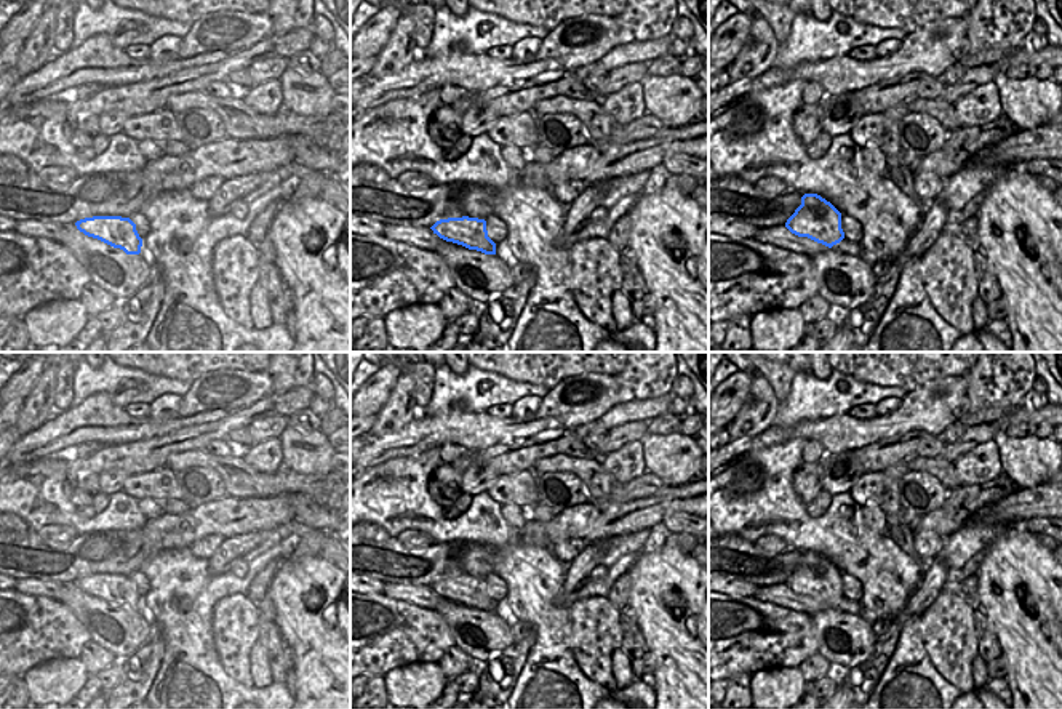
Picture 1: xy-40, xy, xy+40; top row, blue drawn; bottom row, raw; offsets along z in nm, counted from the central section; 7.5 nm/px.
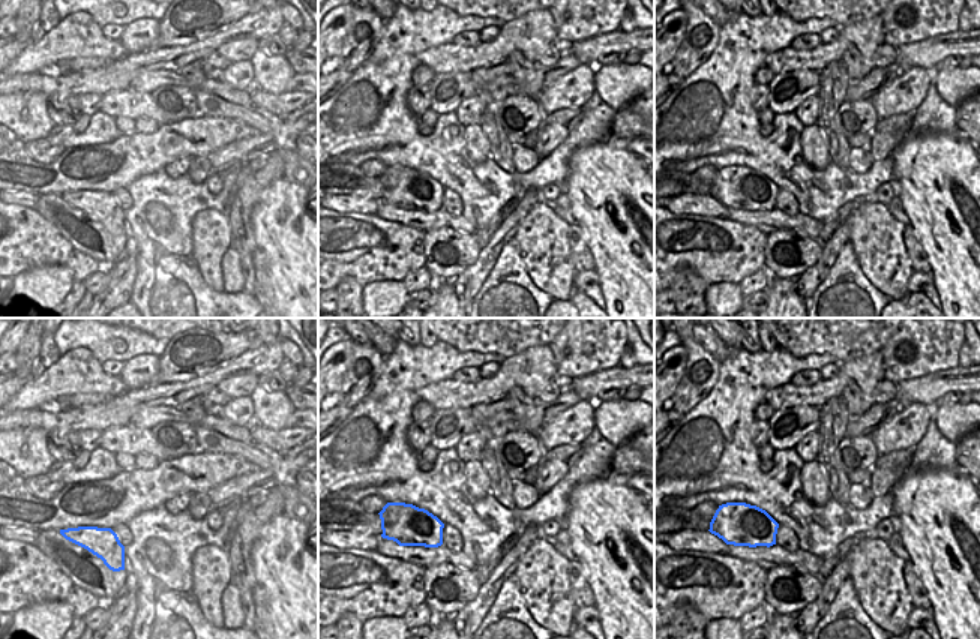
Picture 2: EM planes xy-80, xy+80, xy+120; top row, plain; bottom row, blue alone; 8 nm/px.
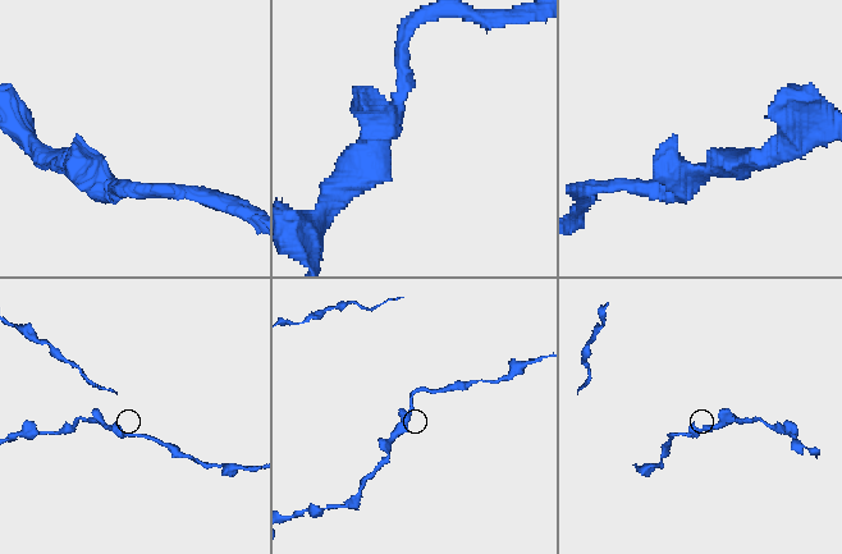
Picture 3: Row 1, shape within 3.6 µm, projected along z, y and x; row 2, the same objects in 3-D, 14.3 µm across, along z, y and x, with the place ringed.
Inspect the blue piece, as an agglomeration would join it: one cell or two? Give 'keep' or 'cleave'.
keep

